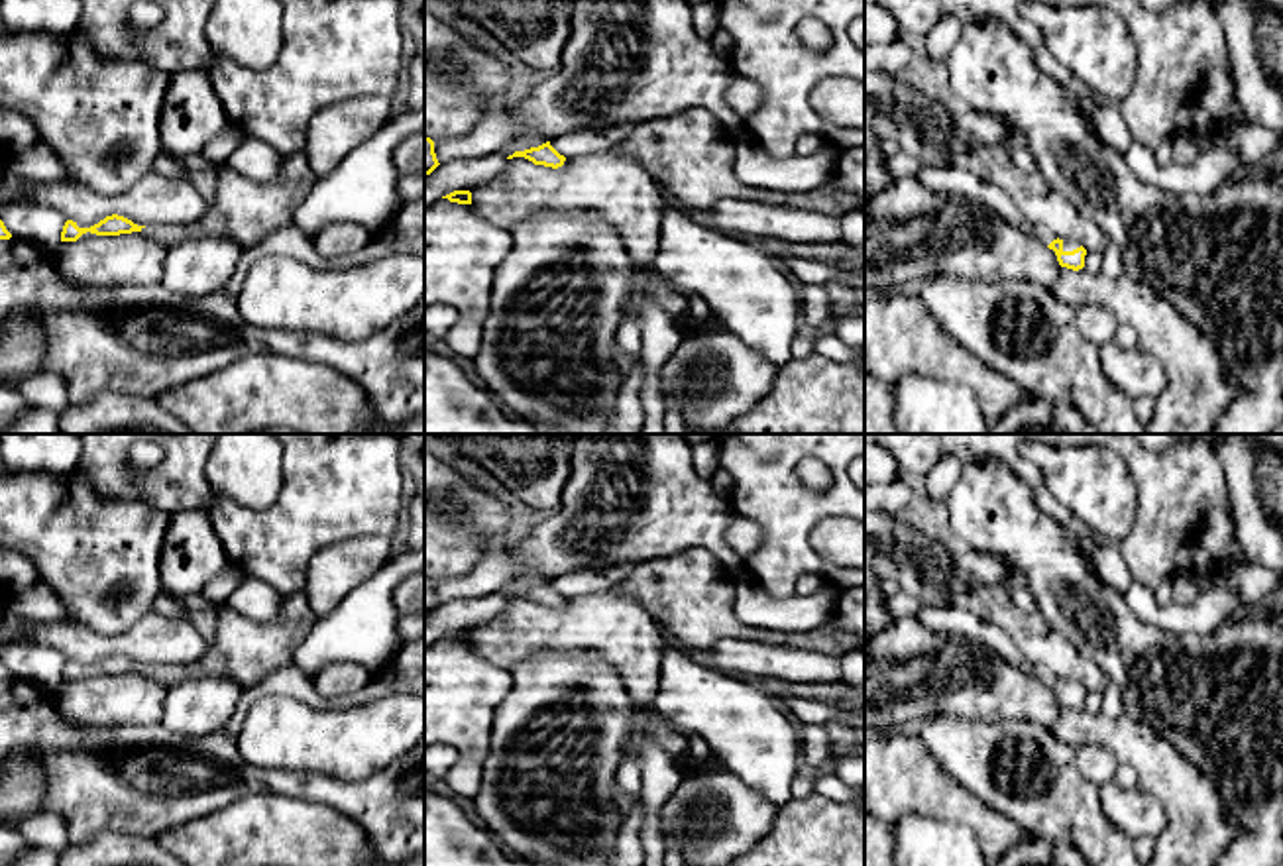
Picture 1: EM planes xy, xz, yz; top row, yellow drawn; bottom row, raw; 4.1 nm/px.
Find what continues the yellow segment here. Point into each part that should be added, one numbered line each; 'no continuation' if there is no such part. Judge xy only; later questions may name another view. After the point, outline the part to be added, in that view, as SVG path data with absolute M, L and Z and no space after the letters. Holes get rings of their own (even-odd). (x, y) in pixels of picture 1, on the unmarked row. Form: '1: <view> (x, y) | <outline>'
1: xy (244, 650) | M303 589L285 595L279 615L267 622L222 605L216 640L202 658L185 666L145 666L141 674L165 687L196 677L226 677L248 689L289 666L316 621Z

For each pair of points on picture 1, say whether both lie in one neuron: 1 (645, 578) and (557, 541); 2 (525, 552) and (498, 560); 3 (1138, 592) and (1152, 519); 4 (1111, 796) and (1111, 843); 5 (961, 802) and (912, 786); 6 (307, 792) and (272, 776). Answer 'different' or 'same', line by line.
1: different
2: same
3: different
4: different
5: same
6: same

